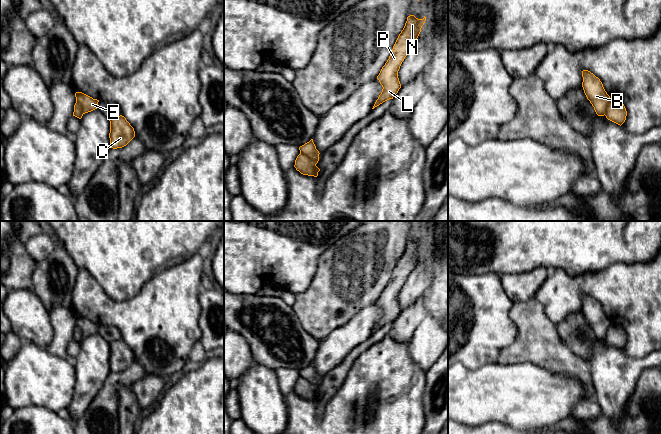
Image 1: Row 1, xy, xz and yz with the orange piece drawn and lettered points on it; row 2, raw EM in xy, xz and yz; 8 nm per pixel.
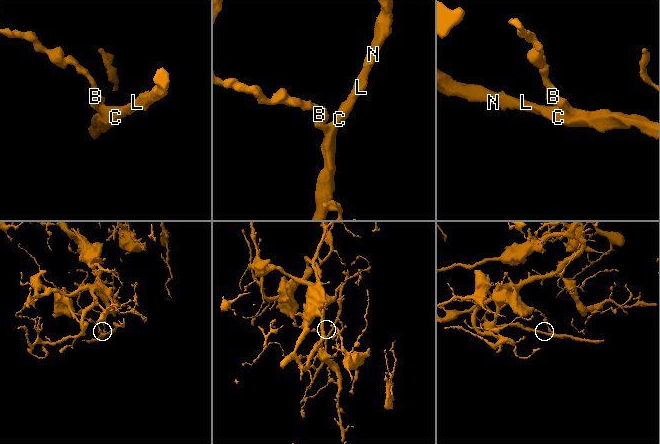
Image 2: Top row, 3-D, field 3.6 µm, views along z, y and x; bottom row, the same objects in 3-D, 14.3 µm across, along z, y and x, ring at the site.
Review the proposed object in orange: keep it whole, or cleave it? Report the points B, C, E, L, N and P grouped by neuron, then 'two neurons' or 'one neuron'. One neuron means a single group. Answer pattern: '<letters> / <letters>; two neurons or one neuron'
B E / C L N P; two neurons

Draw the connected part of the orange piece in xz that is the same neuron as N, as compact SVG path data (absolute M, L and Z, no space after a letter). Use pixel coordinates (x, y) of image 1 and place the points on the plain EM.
M414 239L407 241L405 250L393 270L389 283L377 300L383 313L372 333L389 323L393 323L398 317L401 312L398 295L409 274L415 268L425 245L425 240L423 243L418 243Z

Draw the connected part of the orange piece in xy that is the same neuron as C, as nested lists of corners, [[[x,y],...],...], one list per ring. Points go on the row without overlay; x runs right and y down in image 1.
[[[122,339],[112,341],[110,345],[110,370],[113,373],[126,370],[134,361],[135,355],[126,342]]]

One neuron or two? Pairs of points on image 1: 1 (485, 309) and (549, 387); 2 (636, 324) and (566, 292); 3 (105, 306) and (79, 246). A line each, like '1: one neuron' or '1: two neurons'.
1: two neurons
2: one neuron
3: two neurons

